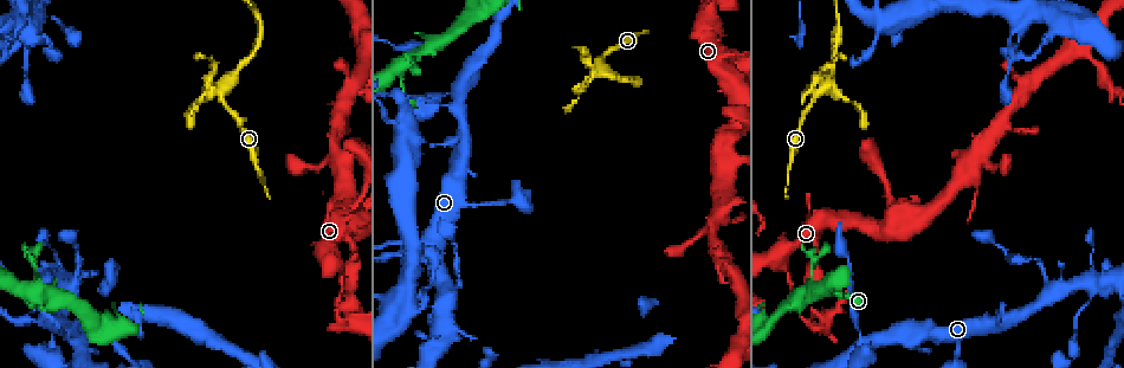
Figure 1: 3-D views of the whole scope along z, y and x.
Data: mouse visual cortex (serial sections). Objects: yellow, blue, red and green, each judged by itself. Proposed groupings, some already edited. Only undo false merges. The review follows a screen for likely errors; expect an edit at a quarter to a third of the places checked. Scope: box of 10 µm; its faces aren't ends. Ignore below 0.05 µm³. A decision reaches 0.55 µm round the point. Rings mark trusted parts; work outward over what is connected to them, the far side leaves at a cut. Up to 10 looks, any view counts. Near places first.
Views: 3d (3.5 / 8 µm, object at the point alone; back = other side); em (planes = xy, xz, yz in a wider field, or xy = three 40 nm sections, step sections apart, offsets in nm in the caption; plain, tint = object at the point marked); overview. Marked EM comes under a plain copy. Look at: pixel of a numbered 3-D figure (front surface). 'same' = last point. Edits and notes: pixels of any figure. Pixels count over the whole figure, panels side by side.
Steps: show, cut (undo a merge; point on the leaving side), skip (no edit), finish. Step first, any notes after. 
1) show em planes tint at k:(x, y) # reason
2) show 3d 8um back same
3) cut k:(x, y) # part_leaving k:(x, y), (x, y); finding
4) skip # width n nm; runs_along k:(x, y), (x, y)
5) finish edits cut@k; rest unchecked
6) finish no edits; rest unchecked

show 3d 3.5um at 1:(816, 286) # small branch off a trunk

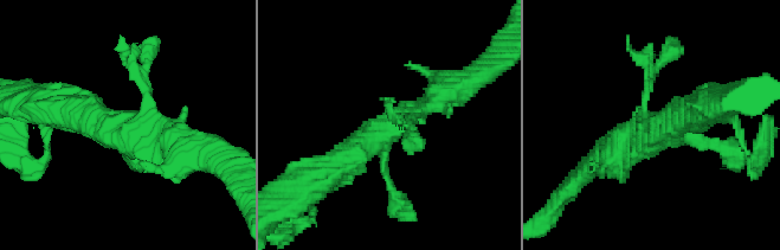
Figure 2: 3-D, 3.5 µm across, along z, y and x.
show em xy step 2 tint at 2:(650, 122) # now the EM

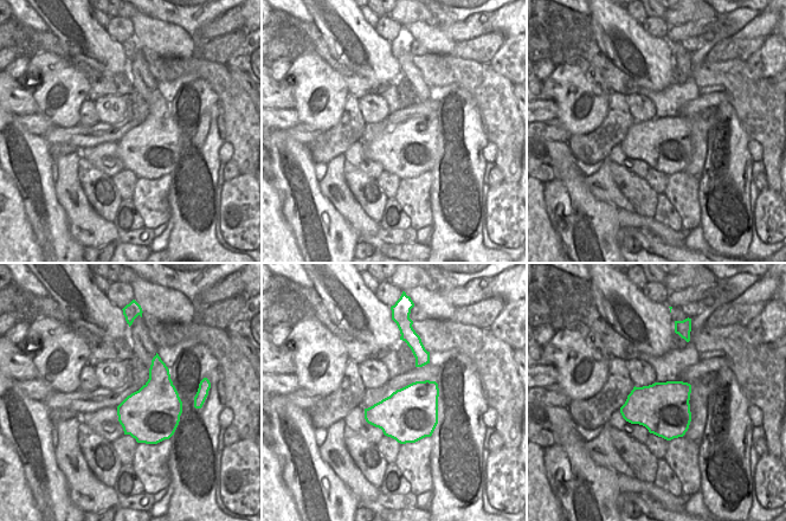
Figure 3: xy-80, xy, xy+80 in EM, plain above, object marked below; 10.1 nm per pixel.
show em xy step 3 tint same

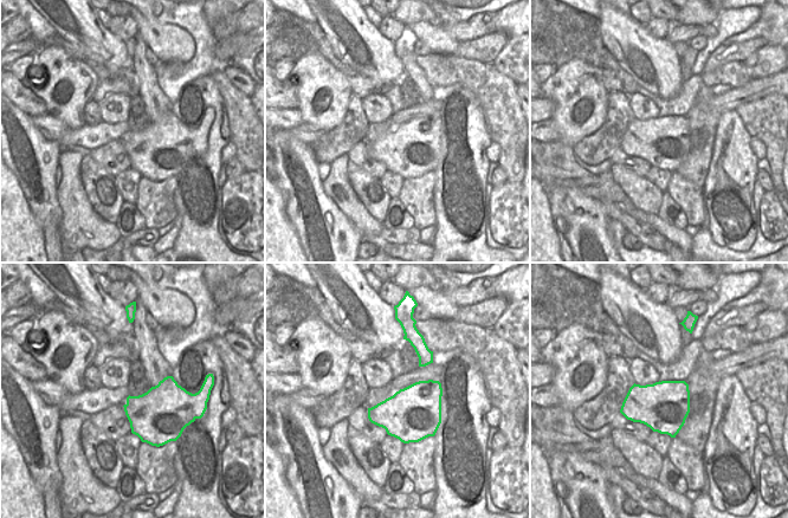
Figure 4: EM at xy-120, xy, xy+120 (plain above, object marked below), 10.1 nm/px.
skip # width 550 nm; runs_along 2:(706, 142), (651, 135), (645, 91), (666, 55); one cell here

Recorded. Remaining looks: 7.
show 3d 3.5um back at 1:(80, 342) # a narrow waist

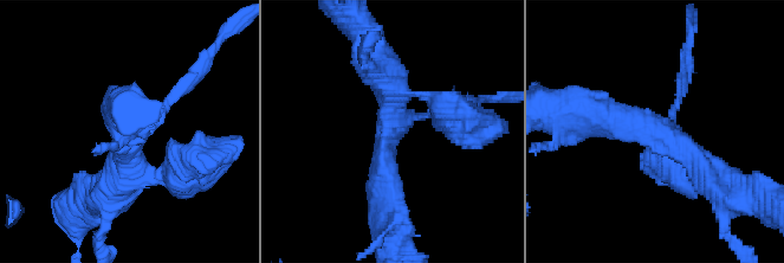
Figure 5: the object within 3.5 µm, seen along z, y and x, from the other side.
show em planes tint at 5:(661, 131) # arms 3; arm_widths 100, 350, 350 nm

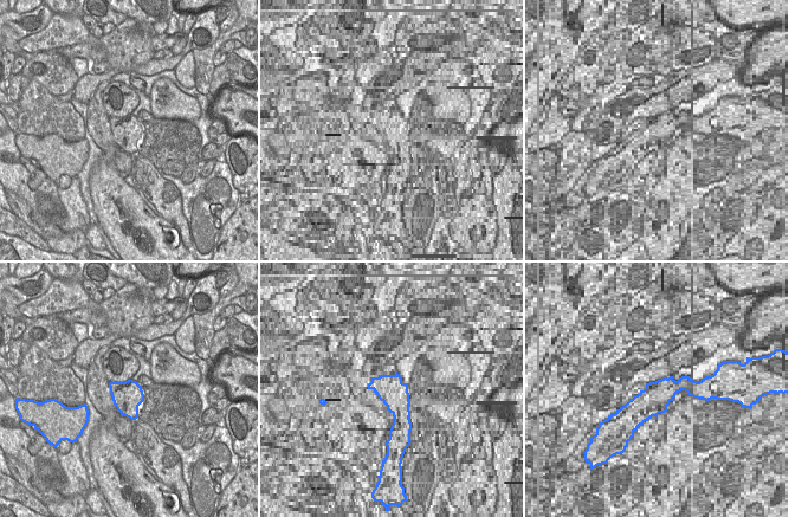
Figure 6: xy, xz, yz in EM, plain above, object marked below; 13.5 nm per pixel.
show em xy step 3 tint same # cut it another way

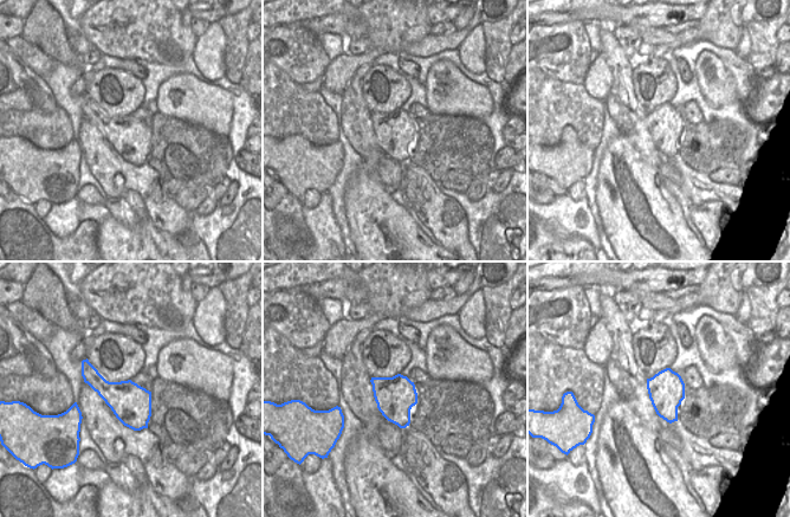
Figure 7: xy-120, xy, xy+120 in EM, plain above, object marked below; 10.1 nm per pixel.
skip # continuous, no second cell

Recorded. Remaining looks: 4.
show 3d 3.5um at 1:(1051, 289) # small branch off a trunk

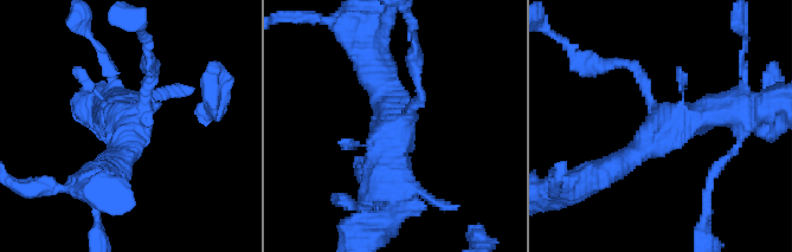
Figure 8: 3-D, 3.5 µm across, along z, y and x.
skip # runs_along 8:(607, 172), (670, 124), (738, 109); all the same cell

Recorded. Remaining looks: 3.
show 3d 3.5um at 1:(825, 85) # arms part here

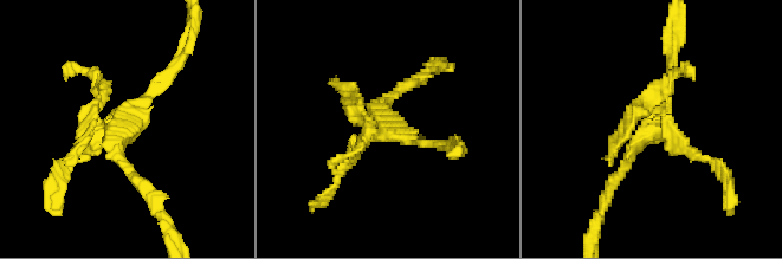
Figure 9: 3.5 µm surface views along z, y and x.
show em xy step 3 tint at 9:(120, 130)

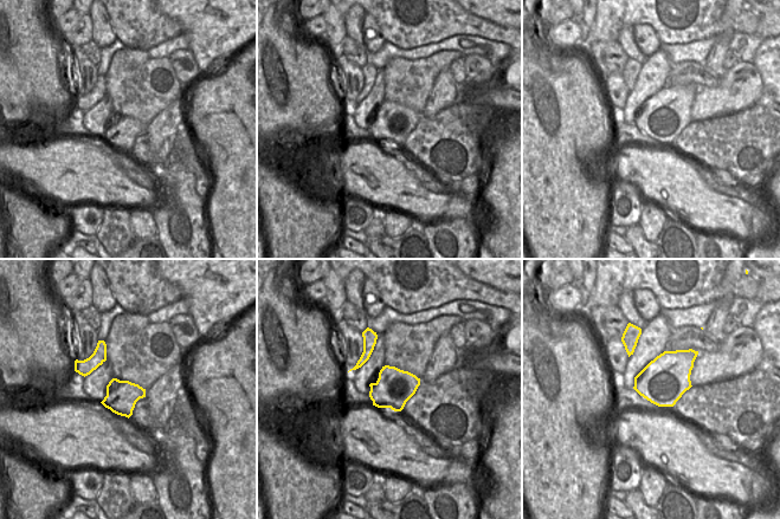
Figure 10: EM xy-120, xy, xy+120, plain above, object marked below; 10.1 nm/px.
cut 9:(357, 98) # part_leaving 9:(363, 140), (367, 120), (338, 85); two cells meet here

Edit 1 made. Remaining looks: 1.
finish edits cut@9; rest unchecked

